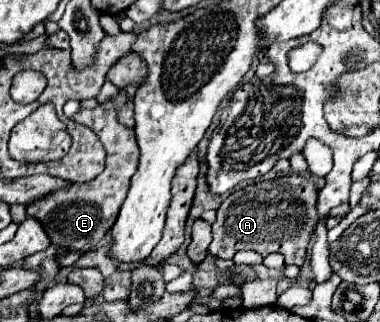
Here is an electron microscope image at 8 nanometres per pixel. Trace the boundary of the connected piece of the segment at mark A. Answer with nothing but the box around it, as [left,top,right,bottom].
[208,175,318,267]

